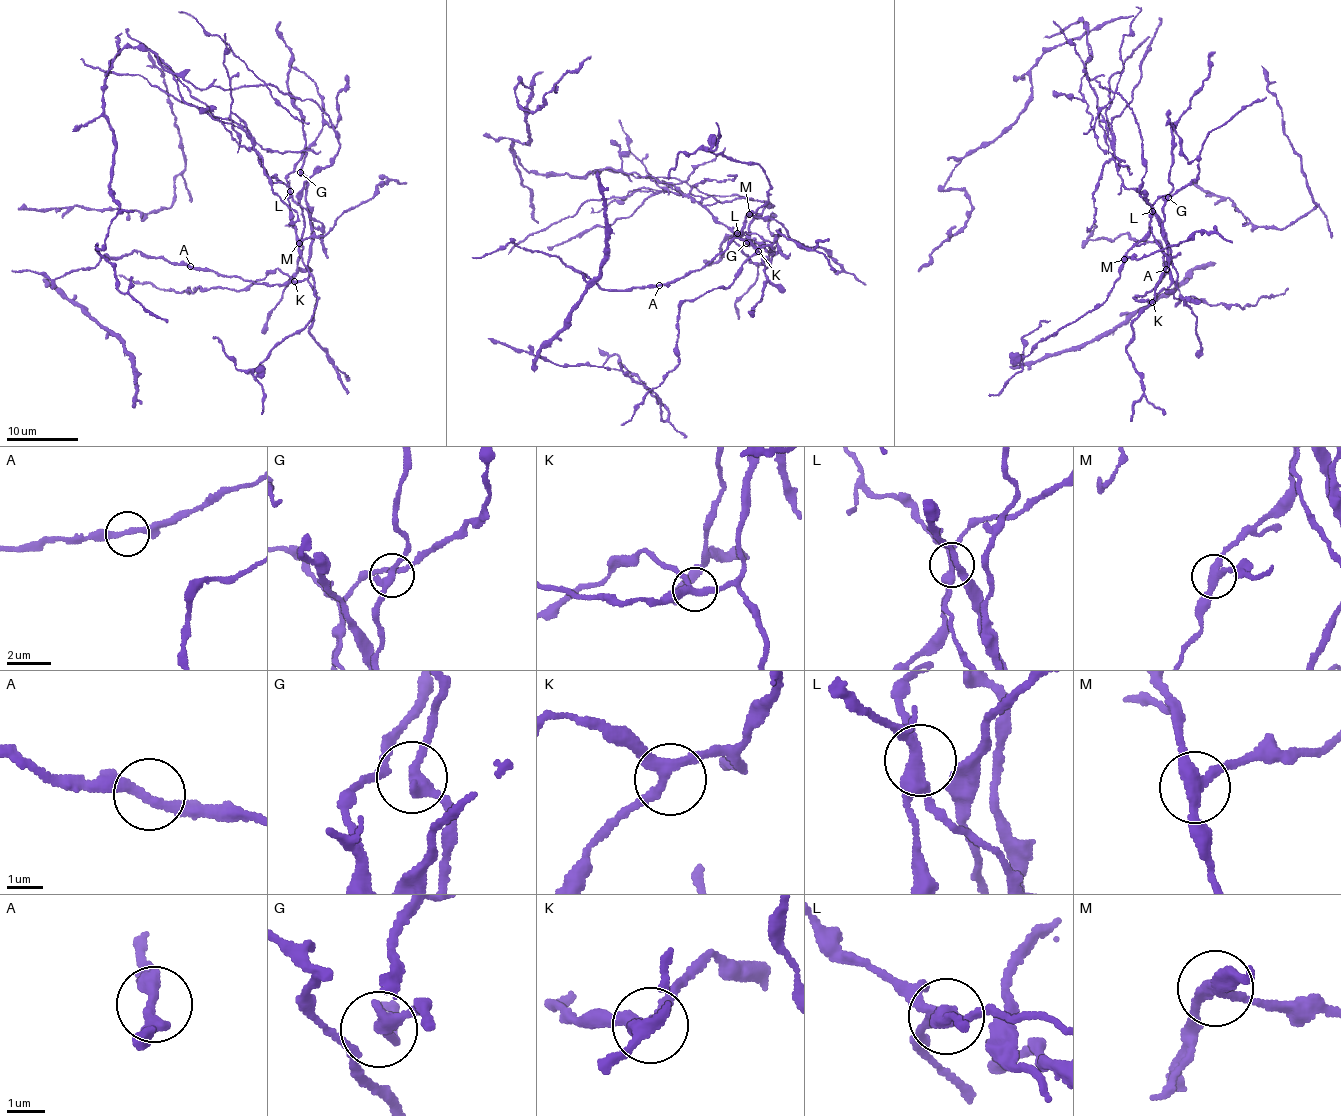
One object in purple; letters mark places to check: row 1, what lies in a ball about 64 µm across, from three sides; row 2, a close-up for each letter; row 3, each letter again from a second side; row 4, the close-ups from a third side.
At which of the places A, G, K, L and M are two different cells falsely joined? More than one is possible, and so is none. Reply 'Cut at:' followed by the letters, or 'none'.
Cut at: L, M

